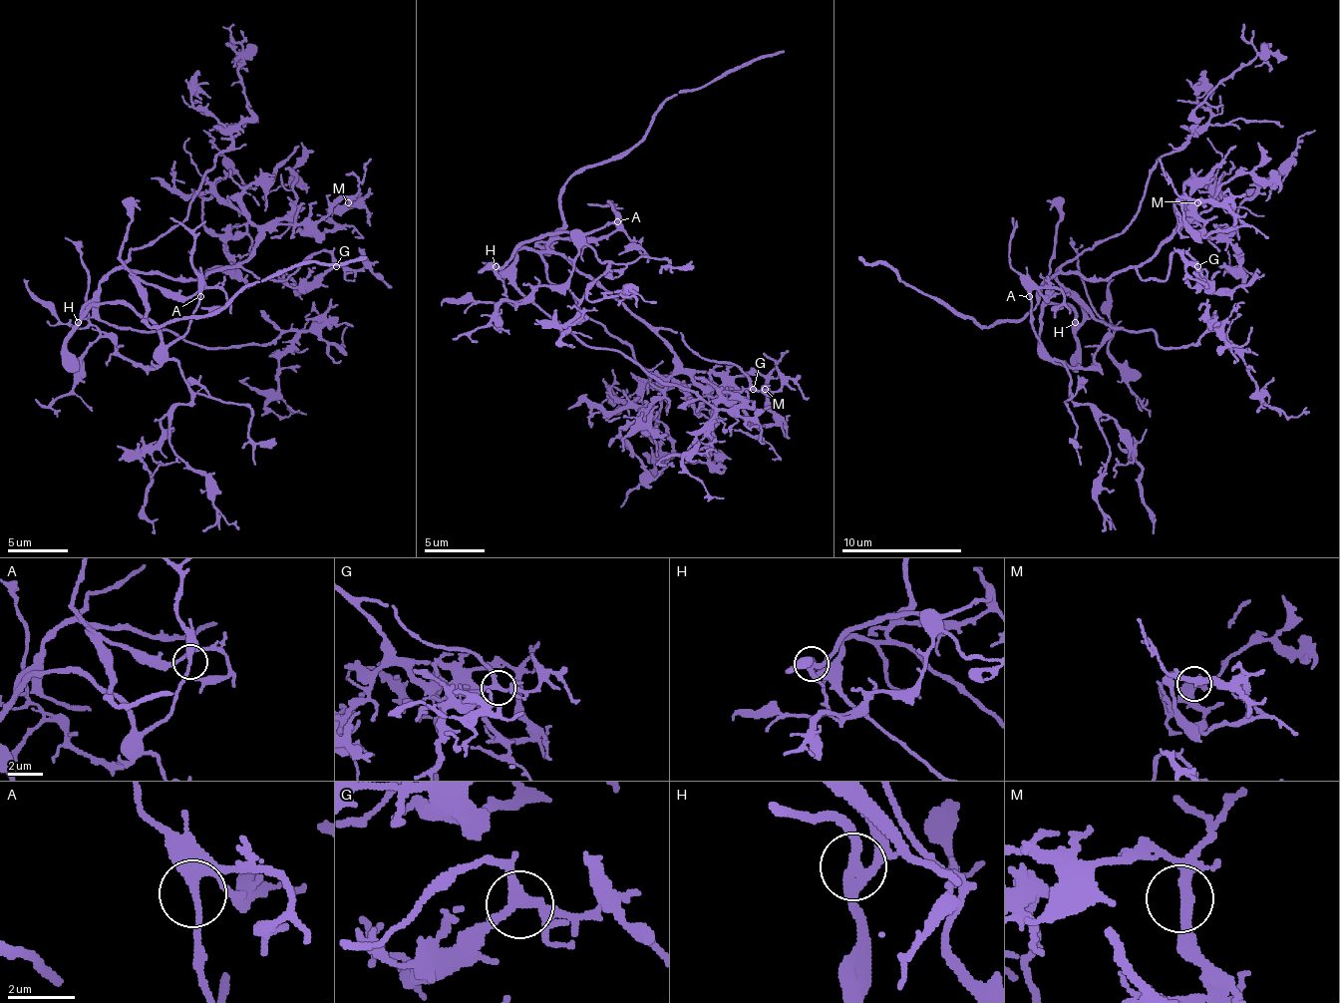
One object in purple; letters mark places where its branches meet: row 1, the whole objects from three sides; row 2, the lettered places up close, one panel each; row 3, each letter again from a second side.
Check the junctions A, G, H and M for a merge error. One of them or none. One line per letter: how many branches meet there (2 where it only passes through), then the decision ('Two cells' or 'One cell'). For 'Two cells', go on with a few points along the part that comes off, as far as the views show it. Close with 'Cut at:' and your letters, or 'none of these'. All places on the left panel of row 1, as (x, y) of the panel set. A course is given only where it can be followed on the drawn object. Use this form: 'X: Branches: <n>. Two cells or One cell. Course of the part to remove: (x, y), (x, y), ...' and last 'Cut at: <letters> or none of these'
A: Branches: 3. One cell
G: Branches: 3. One cell
H: Branches: 3. One cell
M: Branches: 3. One cell
Cut at: none of these

